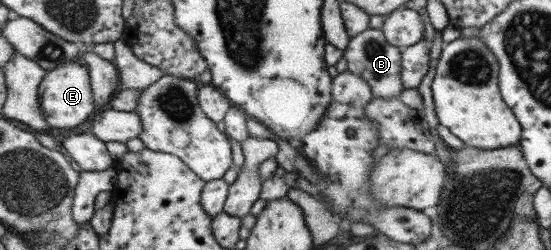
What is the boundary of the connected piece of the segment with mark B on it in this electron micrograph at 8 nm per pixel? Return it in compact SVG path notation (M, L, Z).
M381 28L368 29L351 38L351 44L345 50L344 57L348 64L347 70L367 80L375 97L398 98L405 90L402 79L402 52L402 49L389 44Z

